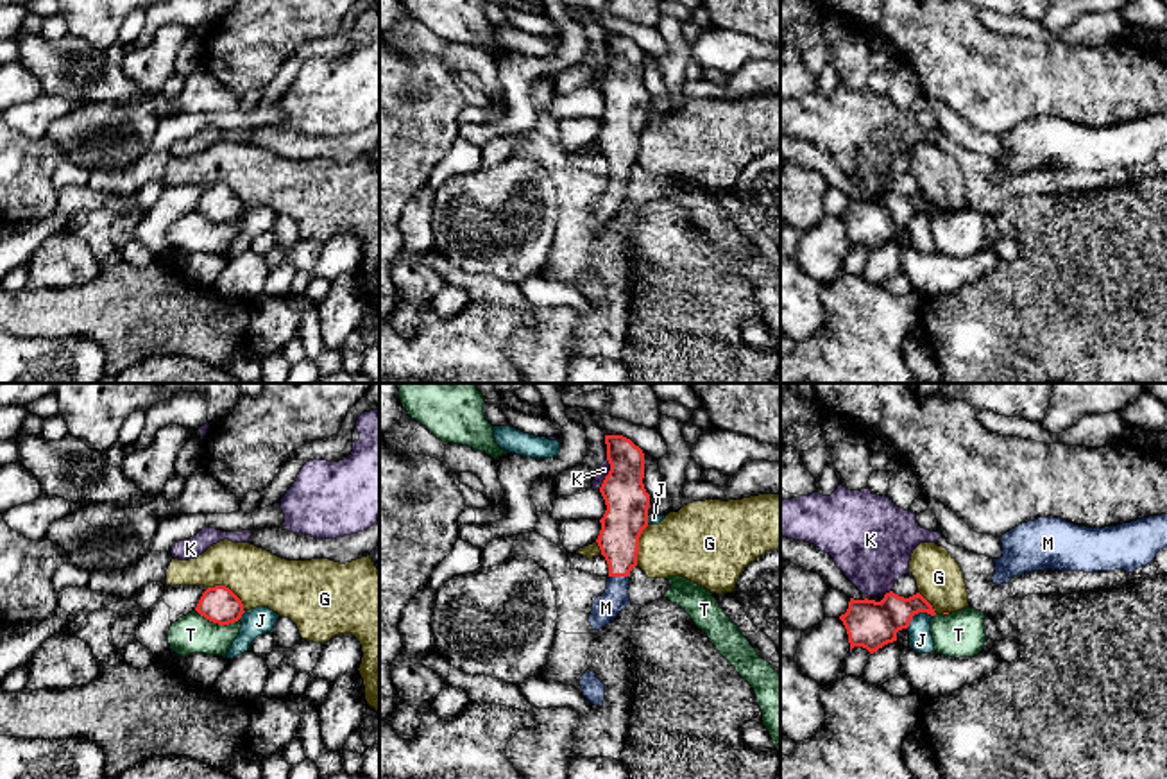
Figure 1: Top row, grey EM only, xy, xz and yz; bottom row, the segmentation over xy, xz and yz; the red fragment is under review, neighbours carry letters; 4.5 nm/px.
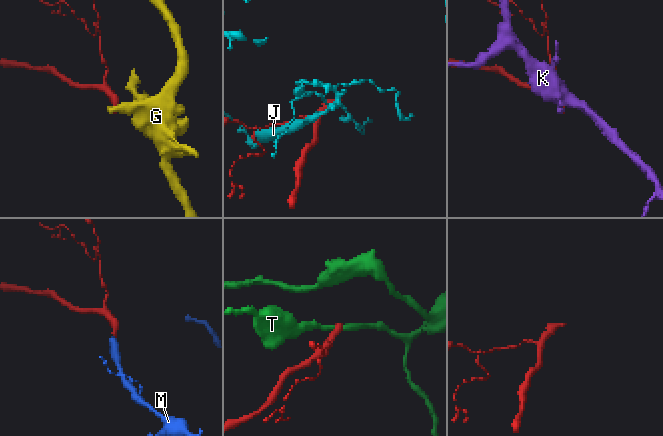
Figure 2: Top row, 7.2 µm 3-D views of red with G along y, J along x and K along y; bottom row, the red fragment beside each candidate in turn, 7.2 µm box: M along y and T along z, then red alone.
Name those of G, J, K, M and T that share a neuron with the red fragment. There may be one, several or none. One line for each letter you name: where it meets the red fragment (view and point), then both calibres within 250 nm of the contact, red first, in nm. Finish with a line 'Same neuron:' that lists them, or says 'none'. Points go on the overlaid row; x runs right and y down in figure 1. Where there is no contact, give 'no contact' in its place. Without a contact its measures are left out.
M: meets red in xz at (618, 575); 190 nm thick on the red side, 120 nm on the other
Same neuron: M

